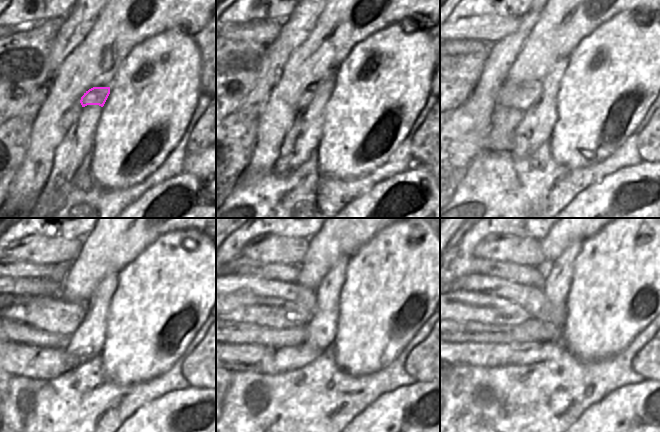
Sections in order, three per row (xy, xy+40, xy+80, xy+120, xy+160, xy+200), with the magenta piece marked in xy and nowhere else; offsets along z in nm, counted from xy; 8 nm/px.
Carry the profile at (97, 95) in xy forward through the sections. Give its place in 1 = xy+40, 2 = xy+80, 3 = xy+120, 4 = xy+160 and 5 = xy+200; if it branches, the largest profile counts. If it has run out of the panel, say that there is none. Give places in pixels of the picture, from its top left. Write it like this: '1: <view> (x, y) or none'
1: xy+40 (307, 96)
2: xy+80 (522, 96)
3: xy+120 (53, 314)
4: xy+160 (273, 312)
5: xy+200 (485, 308)

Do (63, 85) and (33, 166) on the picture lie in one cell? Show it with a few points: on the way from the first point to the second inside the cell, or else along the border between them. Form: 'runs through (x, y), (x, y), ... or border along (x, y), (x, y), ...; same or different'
runs through (62, 105), (48, 129), (42, 146); same

